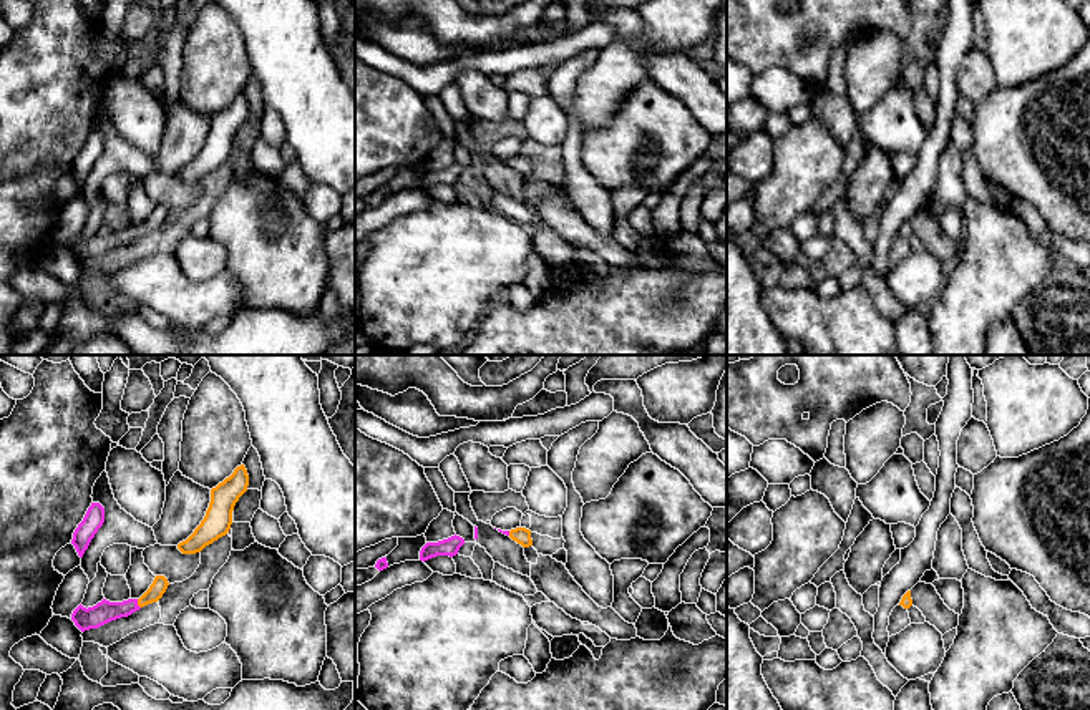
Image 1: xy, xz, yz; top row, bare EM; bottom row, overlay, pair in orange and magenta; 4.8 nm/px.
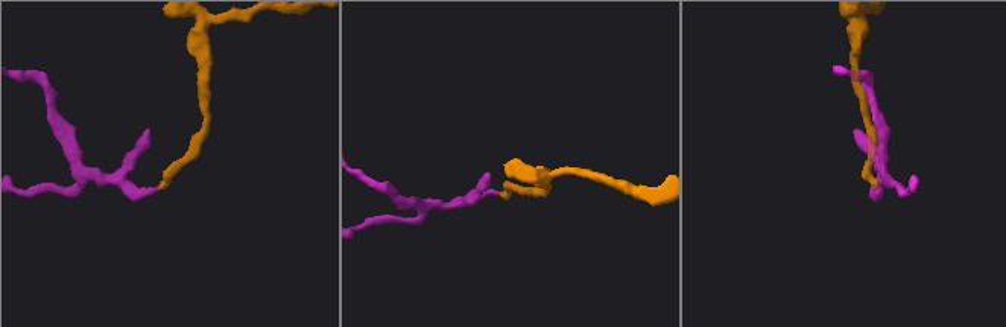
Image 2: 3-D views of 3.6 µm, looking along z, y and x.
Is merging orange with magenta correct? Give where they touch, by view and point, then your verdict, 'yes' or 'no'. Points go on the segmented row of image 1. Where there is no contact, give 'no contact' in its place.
meets orange in xy at (138, 604); no

